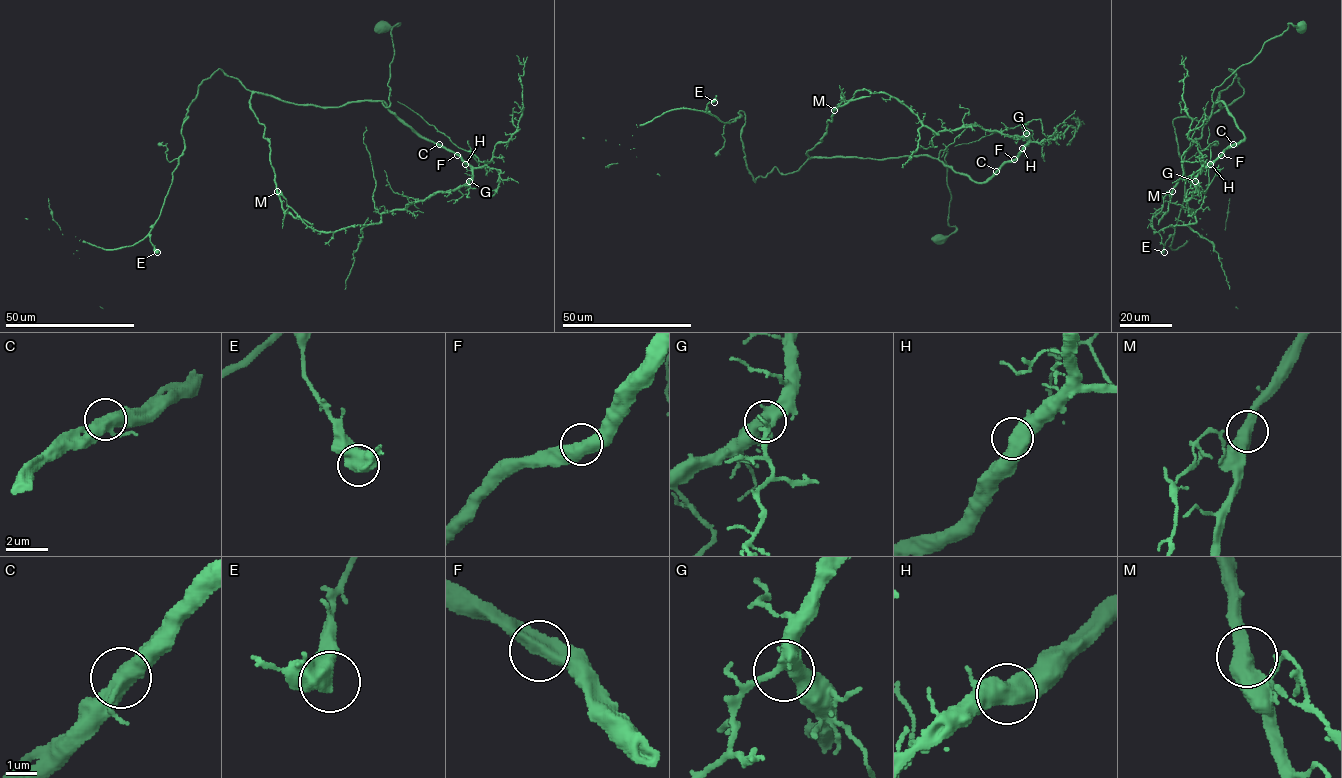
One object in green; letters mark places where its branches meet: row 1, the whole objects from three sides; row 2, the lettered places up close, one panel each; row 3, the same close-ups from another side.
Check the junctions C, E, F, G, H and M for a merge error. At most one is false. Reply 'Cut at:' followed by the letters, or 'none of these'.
Cut at: none of these

